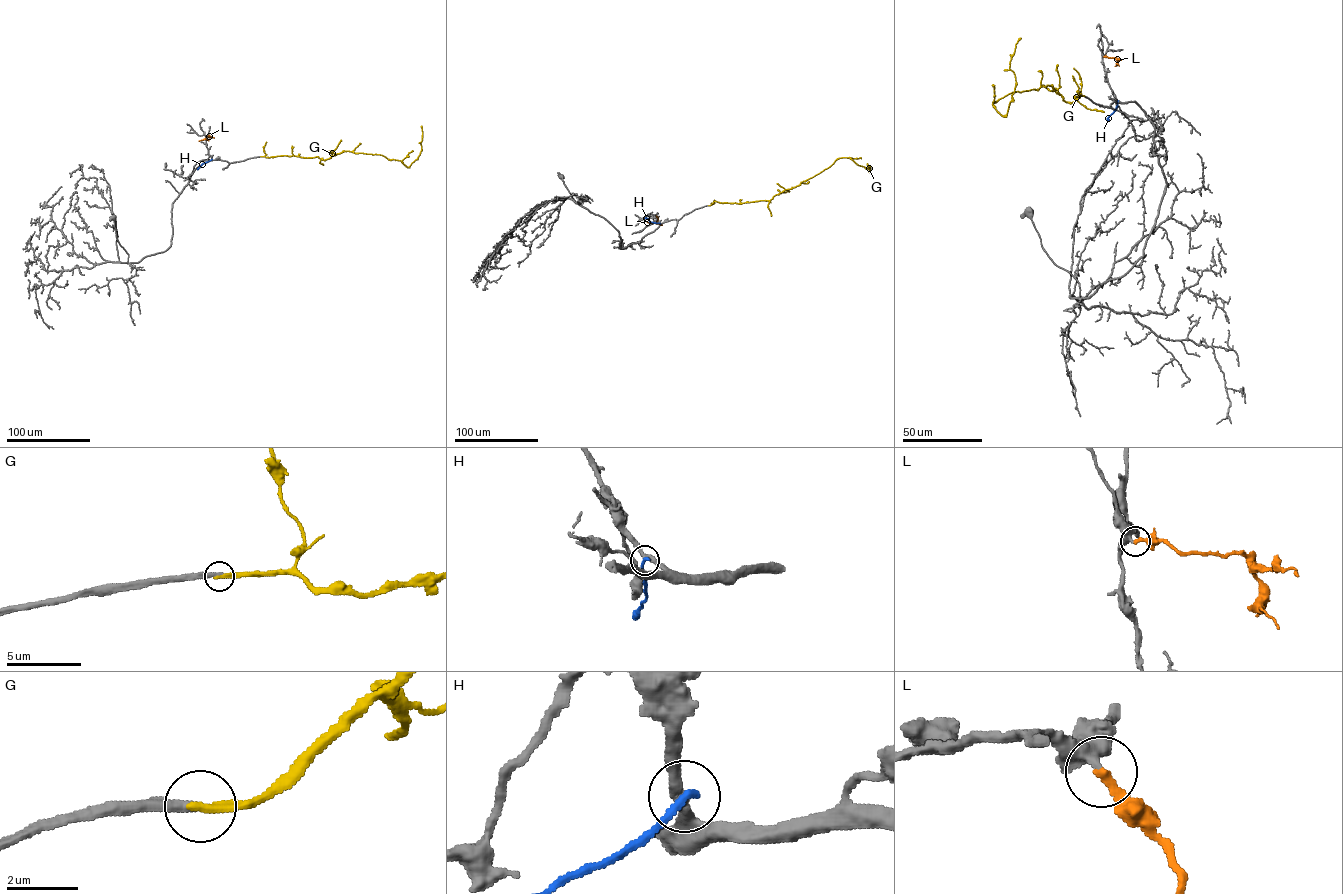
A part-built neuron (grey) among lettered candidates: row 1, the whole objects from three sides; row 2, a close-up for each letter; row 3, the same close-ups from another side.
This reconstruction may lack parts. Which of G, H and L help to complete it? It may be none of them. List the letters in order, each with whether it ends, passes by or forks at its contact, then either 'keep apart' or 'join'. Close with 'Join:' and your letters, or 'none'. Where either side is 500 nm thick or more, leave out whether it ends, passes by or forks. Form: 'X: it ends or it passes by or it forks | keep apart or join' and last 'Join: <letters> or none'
G: it ends | keep apart
H: it ends | keep apart
L: it ends | join
Join: L

